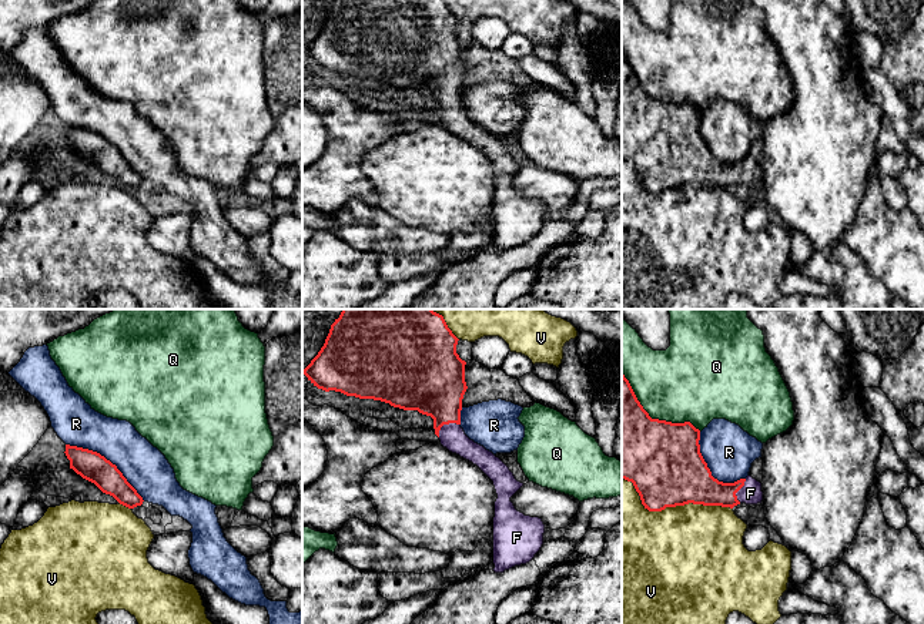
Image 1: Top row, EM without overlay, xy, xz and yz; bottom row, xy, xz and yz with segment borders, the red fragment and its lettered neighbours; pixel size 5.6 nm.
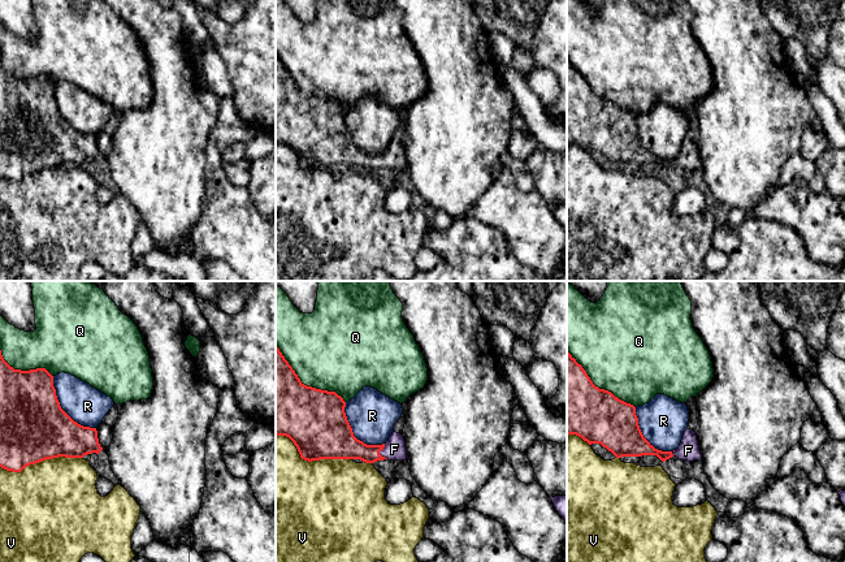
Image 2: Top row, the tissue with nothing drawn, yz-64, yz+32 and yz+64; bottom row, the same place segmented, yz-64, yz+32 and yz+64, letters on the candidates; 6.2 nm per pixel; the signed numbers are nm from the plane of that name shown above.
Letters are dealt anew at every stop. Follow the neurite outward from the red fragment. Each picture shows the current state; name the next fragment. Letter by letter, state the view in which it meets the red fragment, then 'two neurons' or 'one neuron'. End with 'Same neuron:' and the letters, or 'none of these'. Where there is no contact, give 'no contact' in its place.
F: contact in xz; one neuron
Q: contact in yz; two neurons
R: contact in xy; two neurons
V: contact in yz; two neurons
Same neuron: F

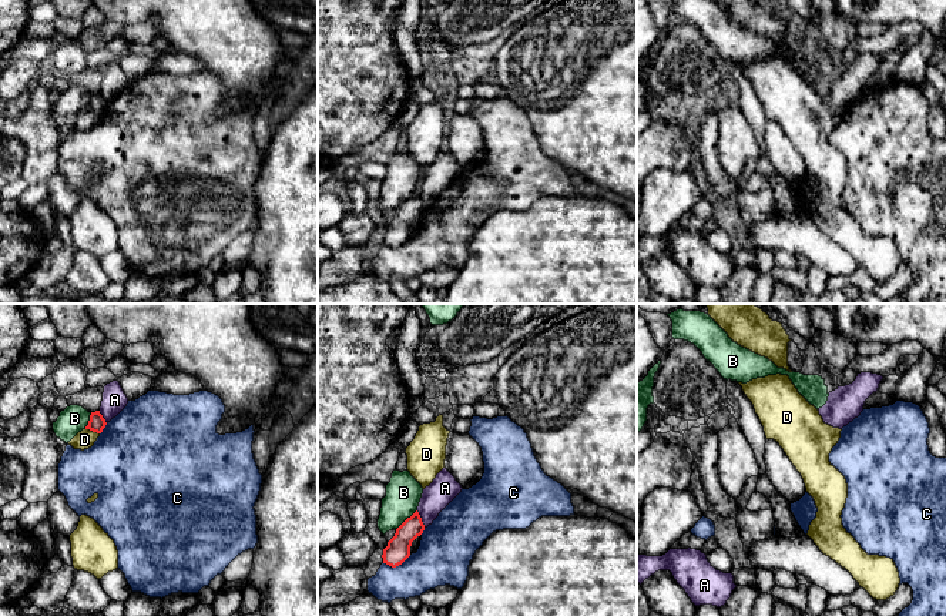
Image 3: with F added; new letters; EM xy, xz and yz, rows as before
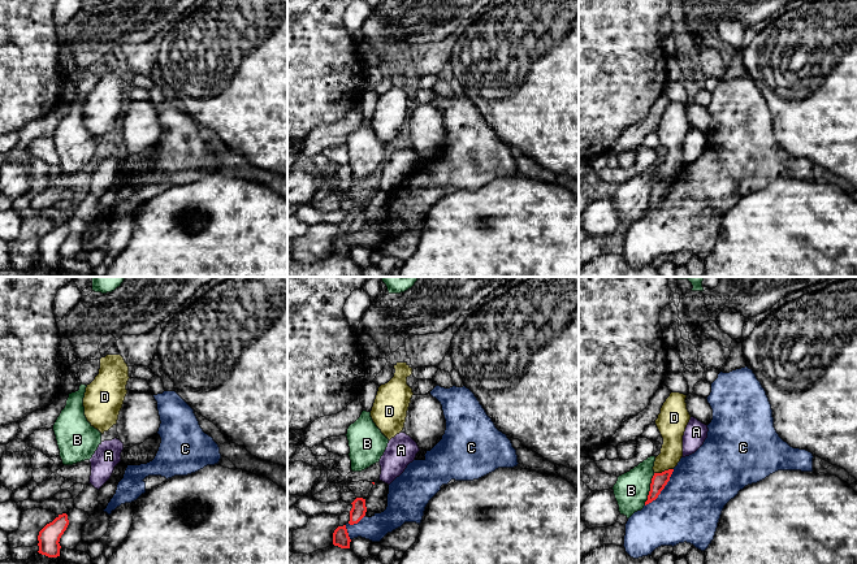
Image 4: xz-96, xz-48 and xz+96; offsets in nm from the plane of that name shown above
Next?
A: contact in xz; two neurons
B: contact in xz; two neurons
C: contact in xz; two neurons
D: contact in xy; two neurons
Same neuron: none of these

